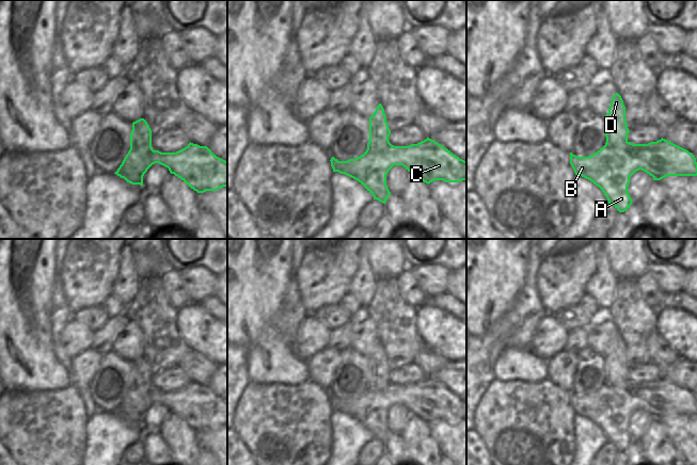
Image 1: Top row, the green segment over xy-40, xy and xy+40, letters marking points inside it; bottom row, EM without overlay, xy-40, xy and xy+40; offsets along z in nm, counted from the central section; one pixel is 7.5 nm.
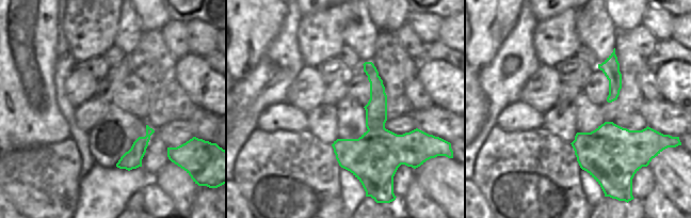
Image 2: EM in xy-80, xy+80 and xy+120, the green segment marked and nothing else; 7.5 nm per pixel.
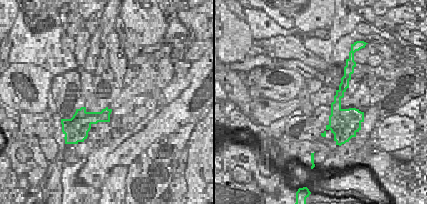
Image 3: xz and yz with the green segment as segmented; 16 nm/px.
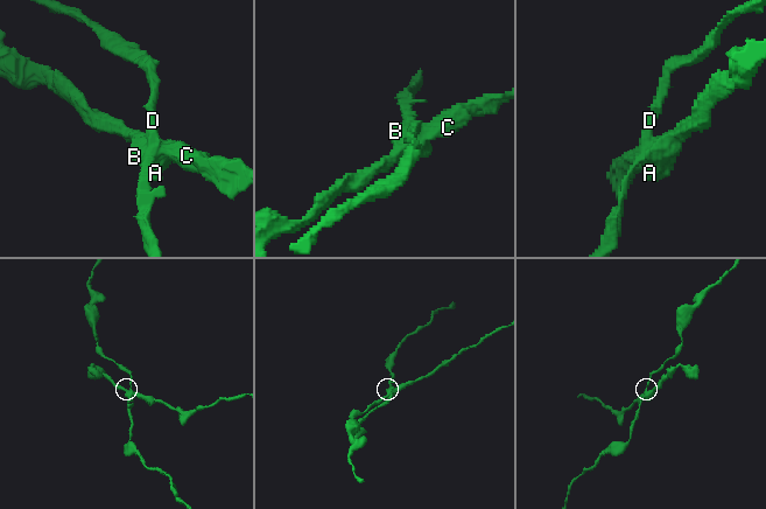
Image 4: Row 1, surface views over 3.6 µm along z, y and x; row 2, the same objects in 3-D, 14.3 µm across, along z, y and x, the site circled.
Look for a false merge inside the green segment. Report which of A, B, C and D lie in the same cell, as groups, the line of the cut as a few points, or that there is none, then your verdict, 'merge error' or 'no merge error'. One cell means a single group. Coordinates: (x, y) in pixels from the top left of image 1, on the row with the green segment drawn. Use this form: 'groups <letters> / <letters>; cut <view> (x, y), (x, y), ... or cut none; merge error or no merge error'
groups A B C / D; cut xy (391, 144), (382, 151), (365, 151); merge error

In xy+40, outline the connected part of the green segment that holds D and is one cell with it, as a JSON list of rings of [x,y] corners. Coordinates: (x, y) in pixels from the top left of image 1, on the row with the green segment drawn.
[[[616,93],[612,100],[608,113],[604,116],[605,146],[614,148],[628,142],[630,130],[625,122],[625,107],[621,96]]]

